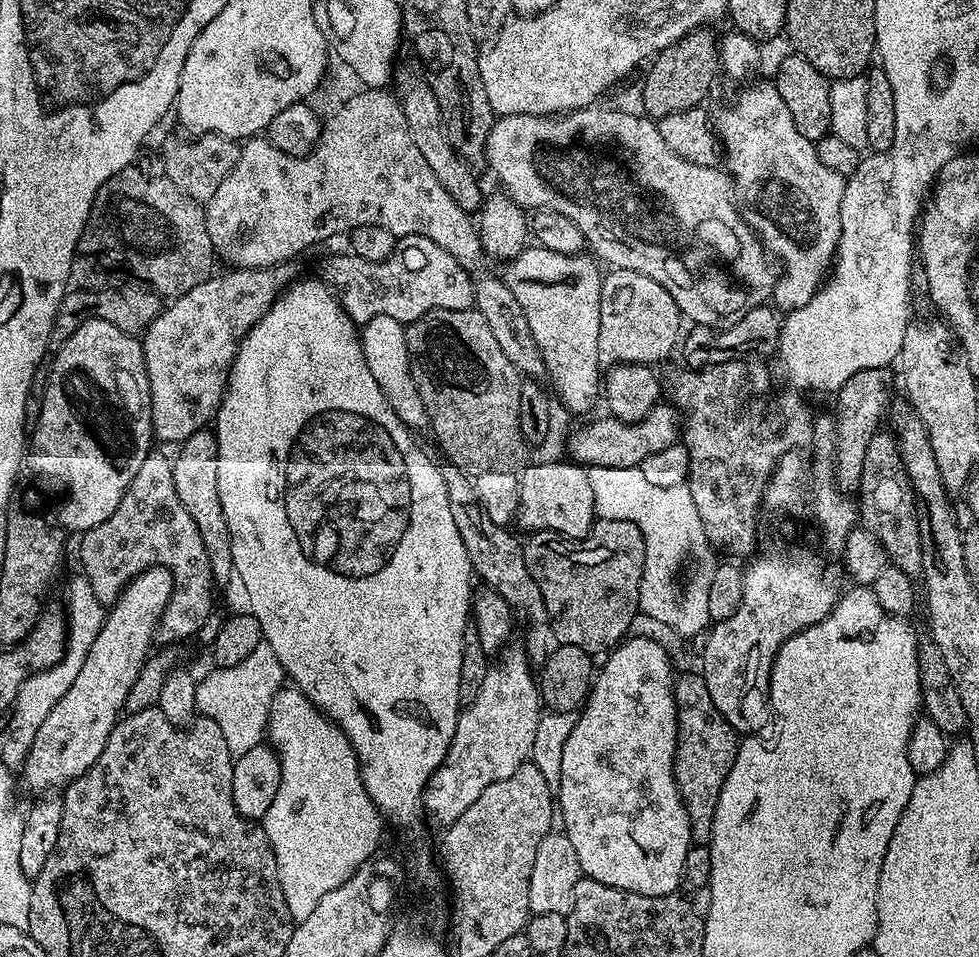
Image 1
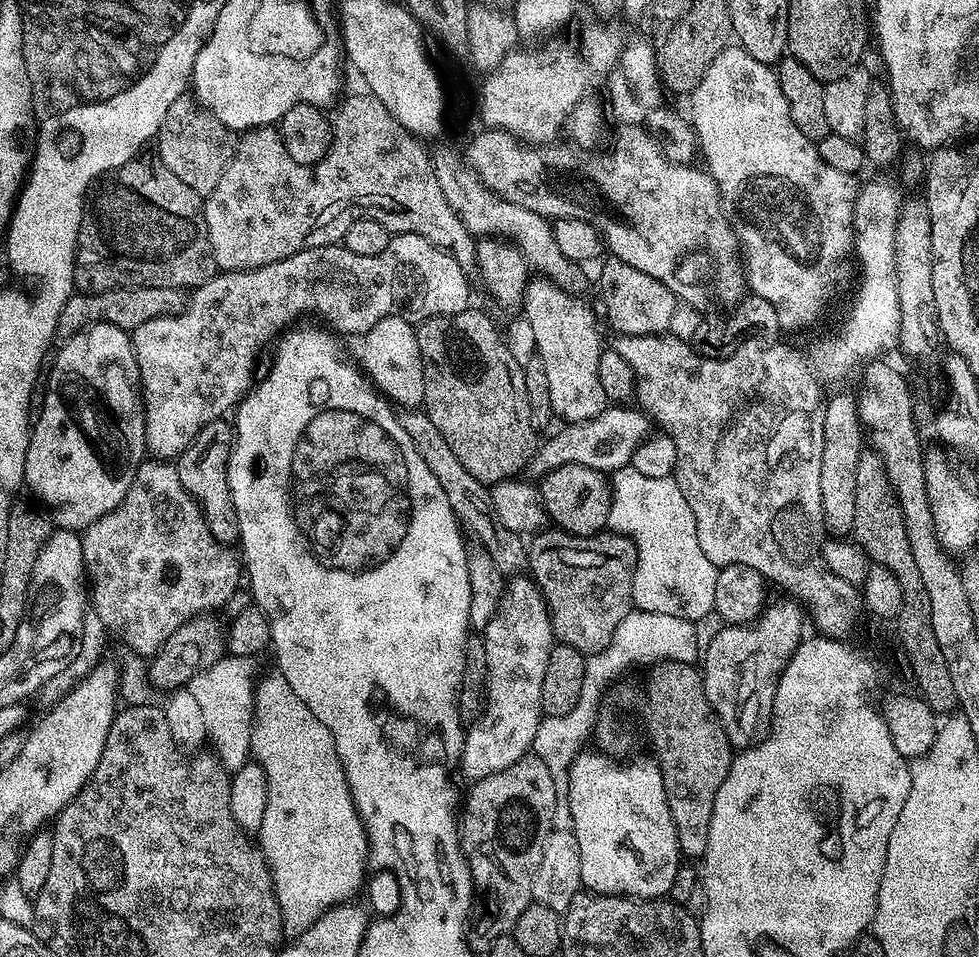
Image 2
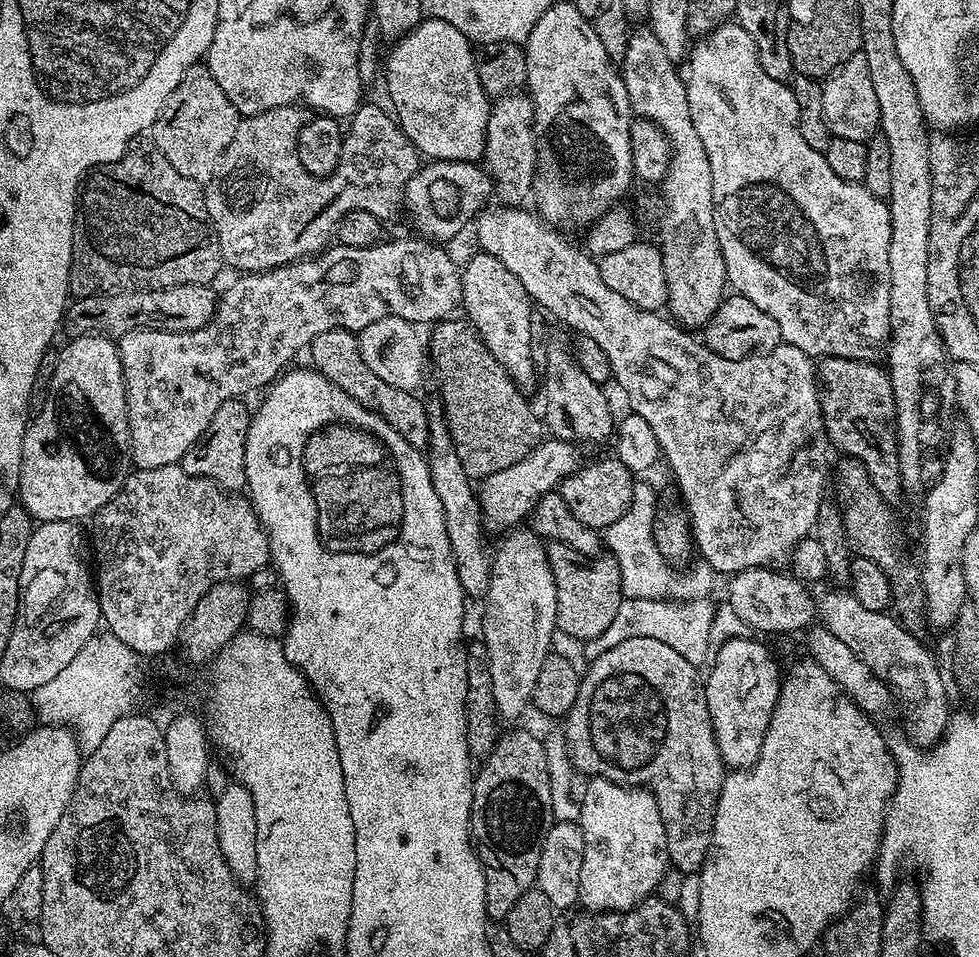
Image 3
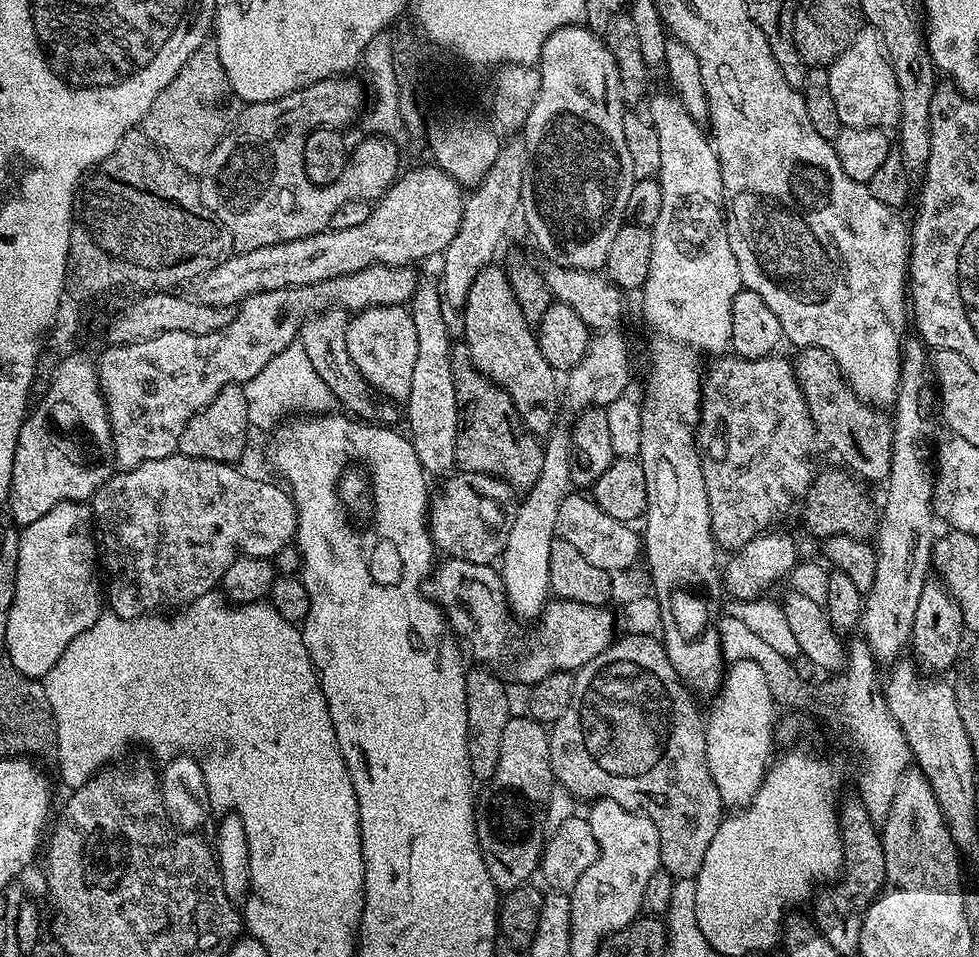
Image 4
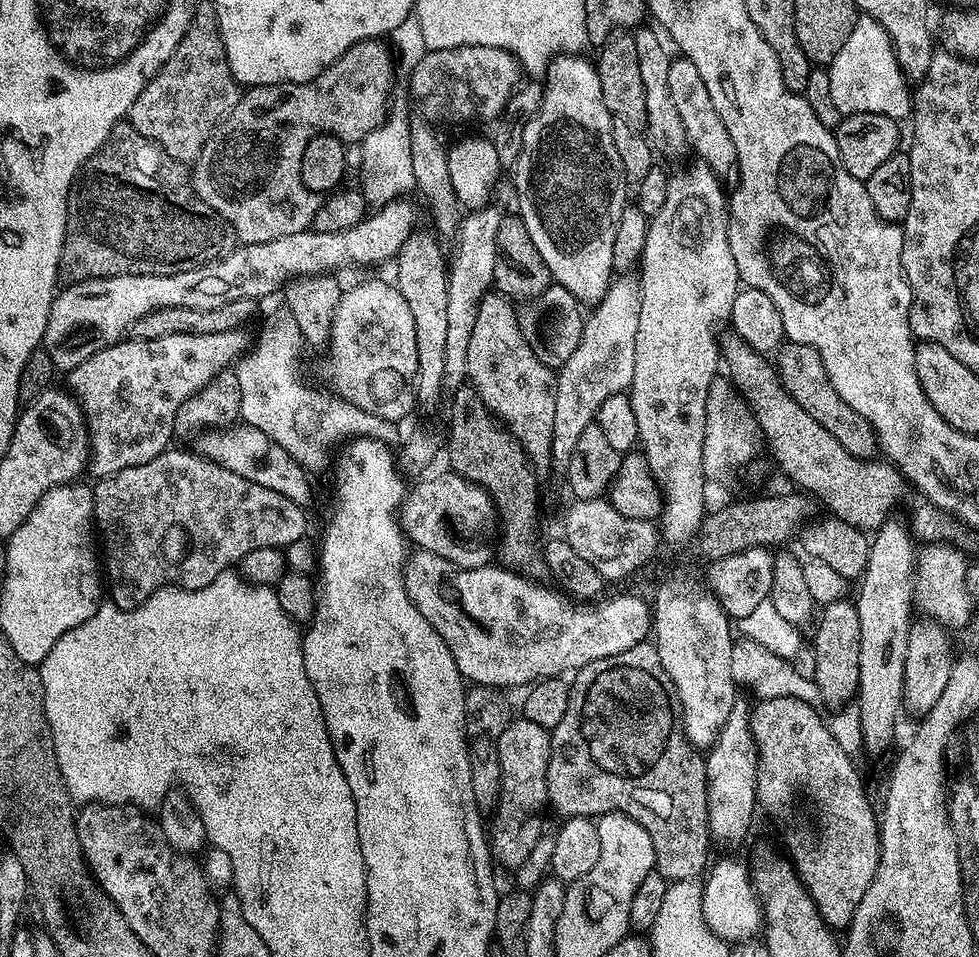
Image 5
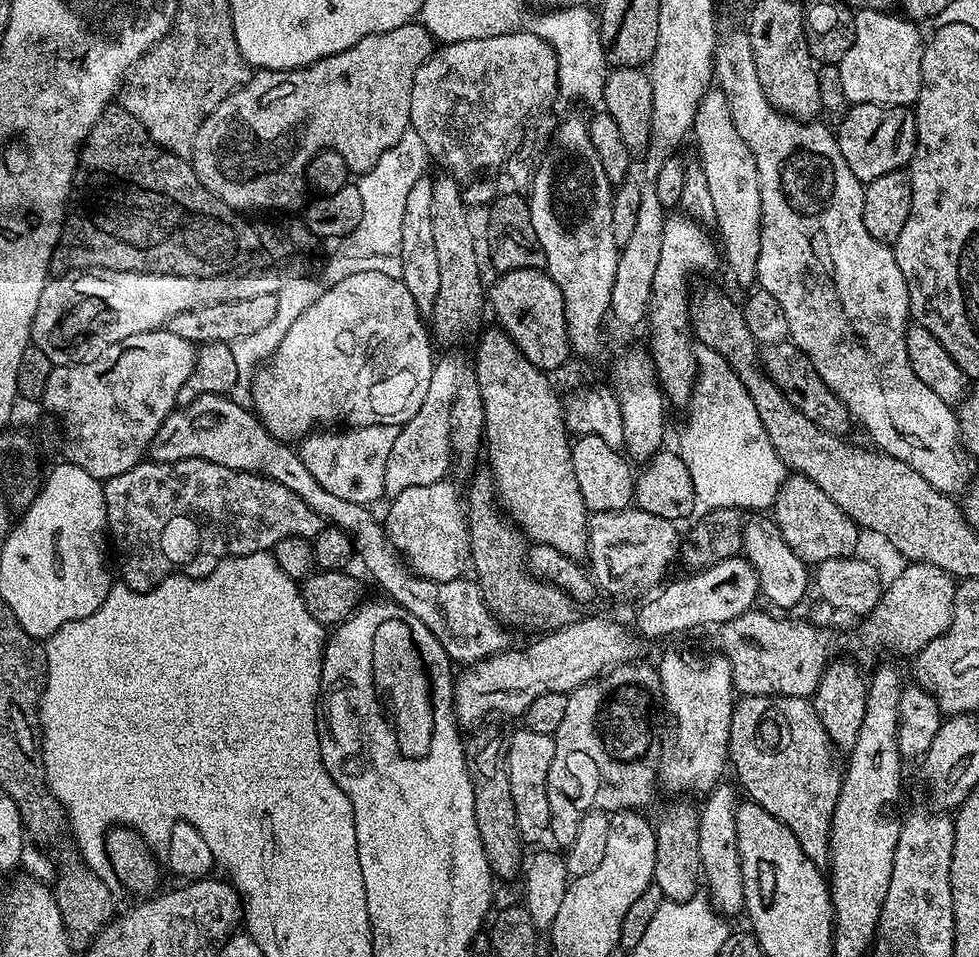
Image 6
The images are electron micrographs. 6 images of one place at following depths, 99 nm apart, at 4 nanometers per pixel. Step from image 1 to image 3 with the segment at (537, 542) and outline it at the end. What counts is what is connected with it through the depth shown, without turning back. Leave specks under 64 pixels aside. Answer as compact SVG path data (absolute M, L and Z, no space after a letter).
M557 540L547 545L550 574L554 574L554 590L558 594L556 627L561 633L573 636L577 642L596 639L615 618L625 596L622 590L622 571L611 554L583 556L569 544Z

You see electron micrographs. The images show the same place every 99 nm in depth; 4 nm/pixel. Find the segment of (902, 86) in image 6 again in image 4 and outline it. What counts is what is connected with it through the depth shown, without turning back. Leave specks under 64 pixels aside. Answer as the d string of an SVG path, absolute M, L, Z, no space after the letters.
M862 30L835 62L827 65L827 70L830 94L834 94L834 107L843 127L892 130L899 125L900 91L879 32Z

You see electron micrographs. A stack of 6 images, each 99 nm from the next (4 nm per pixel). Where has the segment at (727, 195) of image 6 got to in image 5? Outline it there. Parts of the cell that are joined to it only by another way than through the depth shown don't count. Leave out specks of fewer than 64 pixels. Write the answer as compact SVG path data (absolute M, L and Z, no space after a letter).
M683 58L673 59L670 66L670 98L674 98L674 106L678 115L682 117L682 126L686 126L686 138L688 139L691 151L701 156L703 163L711 168L717 176L727 178L728 175L737 171L736 151L730 134L726 134L726 126L722 122L722 114L714 108L714 101L710 98L710 90L706 88L706 82L702 82L702 74L698 74L698 66L694 62Z

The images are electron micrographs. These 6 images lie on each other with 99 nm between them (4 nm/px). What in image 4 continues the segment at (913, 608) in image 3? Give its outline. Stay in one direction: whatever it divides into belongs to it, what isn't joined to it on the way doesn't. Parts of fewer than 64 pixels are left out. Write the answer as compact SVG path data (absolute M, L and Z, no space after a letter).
M835 467L828 469L821 476L819 473L809 486L808 493L802 498L804 524L808 527L810 535L820 536L819 538L849 536L855 540L867 541L876 531L878 523L877 505L872 505L860 493L859 486L861 487L861 485L843 467Z

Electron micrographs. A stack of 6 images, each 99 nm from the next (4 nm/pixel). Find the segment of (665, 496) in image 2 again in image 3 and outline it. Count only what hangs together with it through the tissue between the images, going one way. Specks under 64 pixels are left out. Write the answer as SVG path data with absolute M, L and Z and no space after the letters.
M638 482L626 514L604 530L605 547L614 556L619 570L622 571L622 590L625 598L675 602L709 597L716 574L708 564L698 562L695 568L690 568L681 575L675 569L677 567L658 550L653 532L657 519L655 492L643 482Z

